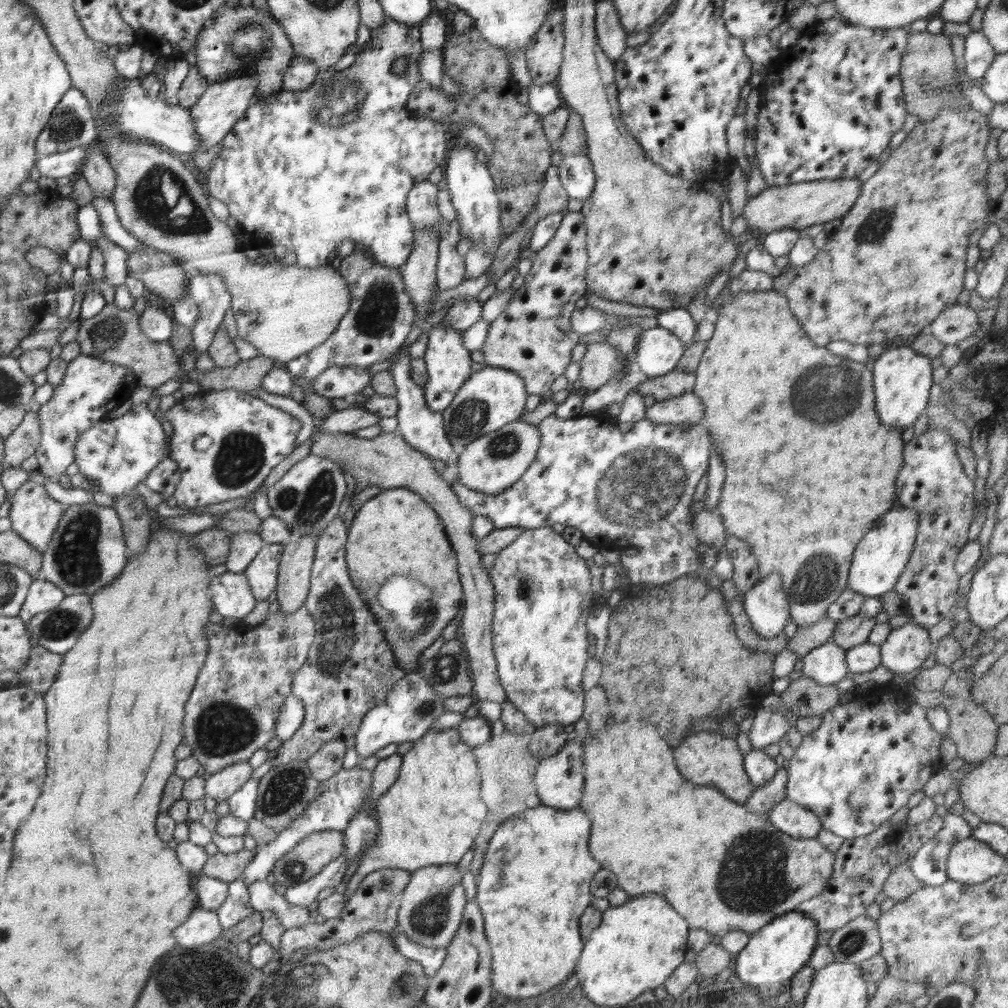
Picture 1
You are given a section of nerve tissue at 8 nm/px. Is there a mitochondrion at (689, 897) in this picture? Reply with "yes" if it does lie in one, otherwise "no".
no

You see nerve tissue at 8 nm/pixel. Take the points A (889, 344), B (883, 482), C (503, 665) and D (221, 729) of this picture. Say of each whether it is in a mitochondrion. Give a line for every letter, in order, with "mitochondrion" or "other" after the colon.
A: other
B: other
C: other
D: mitochondrion

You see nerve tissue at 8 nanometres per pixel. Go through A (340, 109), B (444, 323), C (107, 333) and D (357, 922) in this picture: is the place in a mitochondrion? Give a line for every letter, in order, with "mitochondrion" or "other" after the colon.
A: mitochondrion
B: other
C: mitochondrion
D: other

